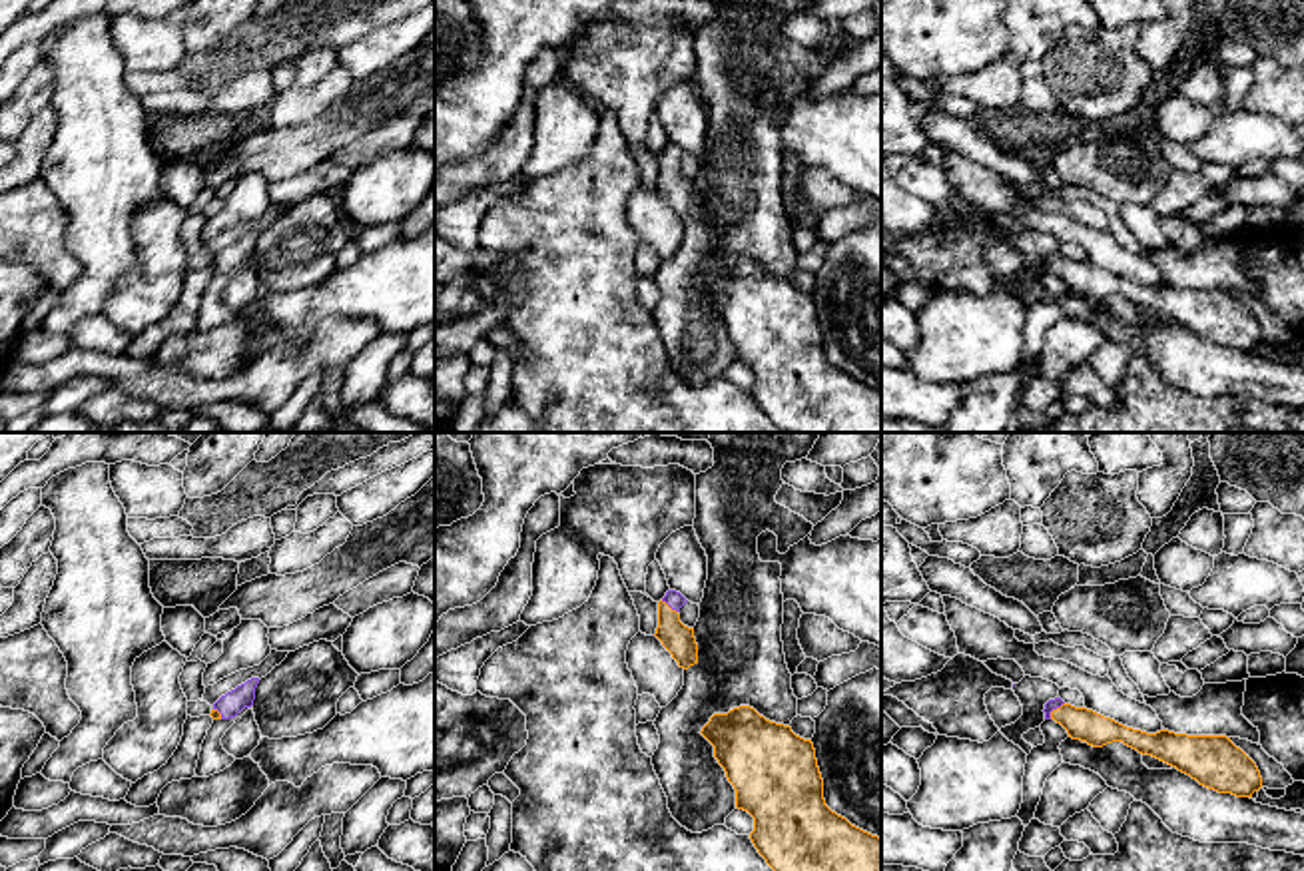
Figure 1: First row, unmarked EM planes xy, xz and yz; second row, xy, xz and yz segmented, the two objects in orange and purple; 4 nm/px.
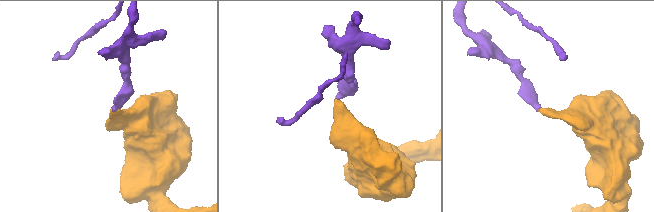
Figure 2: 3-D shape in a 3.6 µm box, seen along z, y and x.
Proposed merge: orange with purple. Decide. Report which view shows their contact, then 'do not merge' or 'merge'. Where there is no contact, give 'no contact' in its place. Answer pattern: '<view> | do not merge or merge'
xz | merge

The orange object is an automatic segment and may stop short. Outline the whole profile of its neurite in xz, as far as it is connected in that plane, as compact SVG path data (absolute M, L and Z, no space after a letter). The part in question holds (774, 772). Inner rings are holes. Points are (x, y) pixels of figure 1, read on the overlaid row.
M750 706L714 714L700 731L736 789L736 807L754 817L750 839L774 871L881 871L881 837L825 805L812 739L760 716Z

